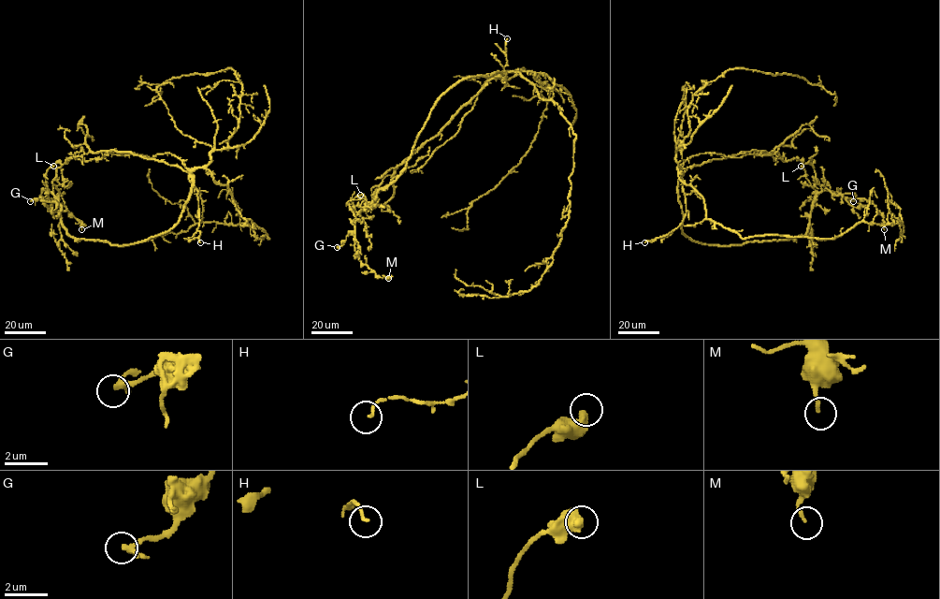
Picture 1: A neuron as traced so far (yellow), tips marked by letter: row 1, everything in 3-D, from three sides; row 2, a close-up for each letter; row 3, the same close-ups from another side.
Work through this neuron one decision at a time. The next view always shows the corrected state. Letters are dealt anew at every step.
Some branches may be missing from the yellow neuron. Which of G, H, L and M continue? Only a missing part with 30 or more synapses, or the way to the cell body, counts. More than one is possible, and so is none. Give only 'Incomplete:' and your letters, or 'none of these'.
Incomplete: none of these

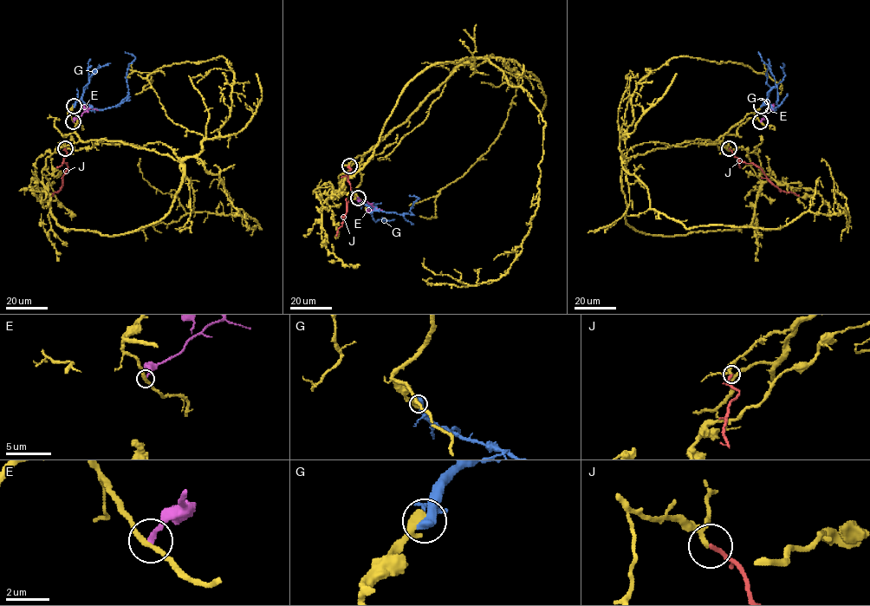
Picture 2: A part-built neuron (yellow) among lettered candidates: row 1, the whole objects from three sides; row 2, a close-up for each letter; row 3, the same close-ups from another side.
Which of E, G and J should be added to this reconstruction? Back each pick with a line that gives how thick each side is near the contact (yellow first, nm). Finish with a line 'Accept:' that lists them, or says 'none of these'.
J: 170 nm thick on the yellow side, 190 nm on the other
Accept: J

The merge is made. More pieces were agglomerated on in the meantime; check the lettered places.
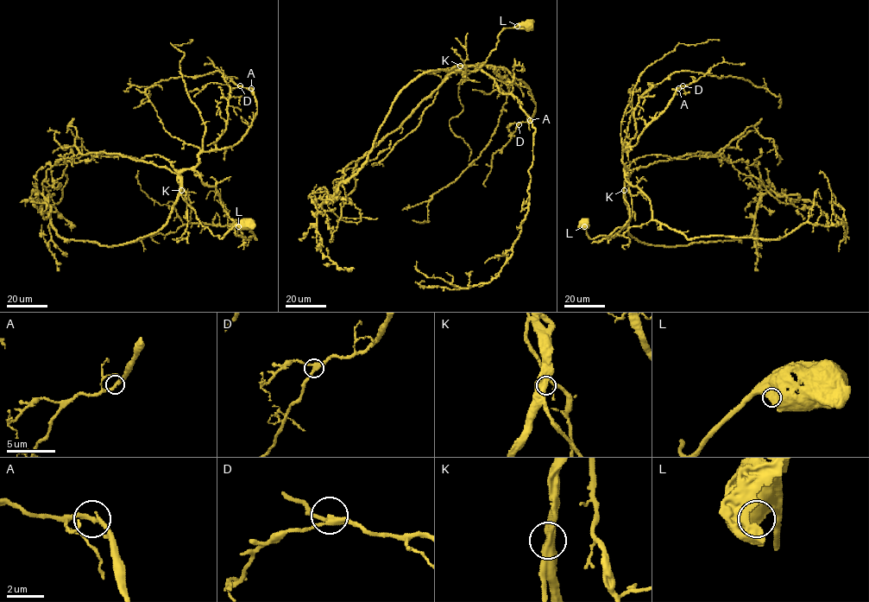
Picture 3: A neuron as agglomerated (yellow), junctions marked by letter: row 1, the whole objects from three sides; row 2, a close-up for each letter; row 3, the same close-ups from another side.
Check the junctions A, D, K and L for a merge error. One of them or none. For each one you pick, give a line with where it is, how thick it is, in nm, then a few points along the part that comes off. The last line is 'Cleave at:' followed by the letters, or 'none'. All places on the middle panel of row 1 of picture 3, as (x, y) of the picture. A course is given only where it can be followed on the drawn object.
Cleave at: none

